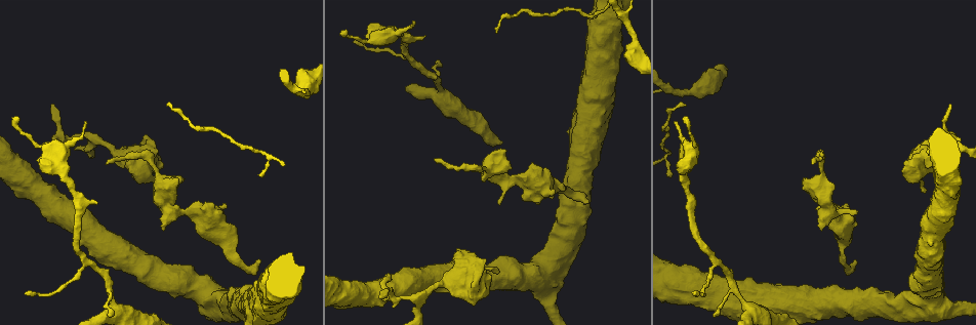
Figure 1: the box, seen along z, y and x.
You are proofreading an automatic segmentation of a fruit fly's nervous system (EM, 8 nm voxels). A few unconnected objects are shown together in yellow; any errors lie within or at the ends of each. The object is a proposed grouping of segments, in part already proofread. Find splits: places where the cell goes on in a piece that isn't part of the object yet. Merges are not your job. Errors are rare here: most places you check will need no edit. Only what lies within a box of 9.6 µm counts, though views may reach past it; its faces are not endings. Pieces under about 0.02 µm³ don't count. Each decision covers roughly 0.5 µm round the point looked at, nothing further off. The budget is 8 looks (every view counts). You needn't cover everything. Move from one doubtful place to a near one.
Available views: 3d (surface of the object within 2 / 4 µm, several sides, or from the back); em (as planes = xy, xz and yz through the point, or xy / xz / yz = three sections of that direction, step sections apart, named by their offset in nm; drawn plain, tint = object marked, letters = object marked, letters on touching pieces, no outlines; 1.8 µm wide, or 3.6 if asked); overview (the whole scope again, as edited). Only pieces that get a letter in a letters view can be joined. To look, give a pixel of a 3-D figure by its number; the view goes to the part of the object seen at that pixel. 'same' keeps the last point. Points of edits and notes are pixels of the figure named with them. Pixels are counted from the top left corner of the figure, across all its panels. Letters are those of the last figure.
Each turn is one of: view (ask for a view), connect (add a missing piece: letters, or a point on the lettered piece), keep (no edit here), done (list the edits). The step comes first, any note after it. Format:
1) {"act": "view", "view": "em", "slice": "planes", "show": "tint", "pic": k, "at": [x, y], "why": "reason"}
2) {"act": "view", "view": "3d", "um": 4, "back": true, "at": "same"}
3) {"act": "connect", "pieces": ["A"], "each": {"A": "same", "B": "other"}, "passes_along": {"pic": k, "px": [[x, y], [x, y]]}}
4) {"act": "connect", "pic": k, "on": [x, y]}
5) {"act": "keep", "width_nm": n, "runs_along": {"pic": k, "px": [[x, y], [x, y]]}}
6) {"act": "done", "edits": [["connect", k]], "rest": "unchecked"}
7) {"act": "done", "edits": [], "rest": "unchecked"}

{"act": "view", "view": "em", "slice": "yz", "step": 16, "show": "letters", "pic": 1, "at": [914, 183], "why": "an open end"}

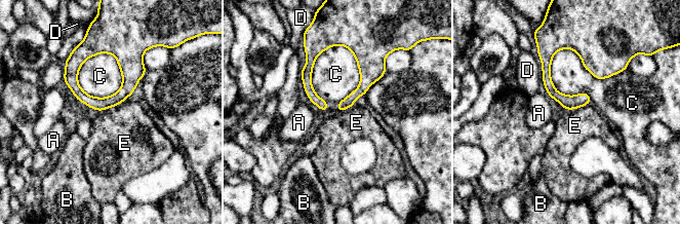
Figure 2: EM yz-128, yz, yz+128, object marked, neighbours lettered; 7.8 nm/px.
{"act": "keep", "longest_contact_nm": ["C", 600], "each": {"A": "other", "B": "other", "C": "other", "D": "other", "E": "other"}, "border": {"pic": 2, "px": [[125, 99], [116, 105], [98, 111]]}, "found": "no lettered piece goes on from it"}

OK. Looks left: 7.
{"act": "view", "view": "3d", "um": 4, "pic": 1, "at": [587, 202], "why": "an open end"}

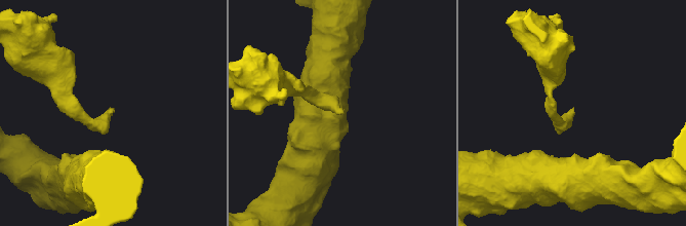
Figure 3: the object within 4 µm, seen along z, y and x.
{"act": "view", "view": "em", "slice": "xy", "step": 8, "show": "tint", "pic": 3, "at": [113, 109], "why": "shape alone is not enough"}

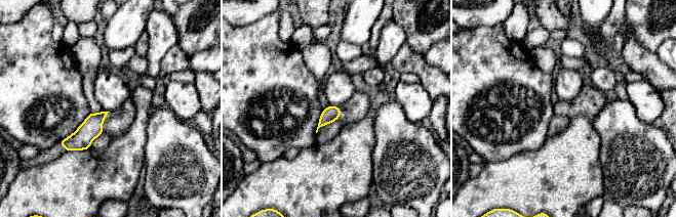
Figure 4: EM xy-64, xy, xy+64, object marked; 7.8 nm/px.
{"act": "view", "view": "em", "slice": "planes", "show": "letters", "at": "same", "why": "cut it another way"}

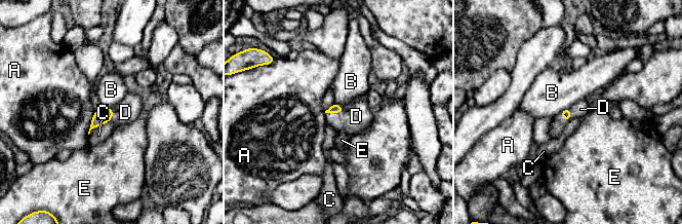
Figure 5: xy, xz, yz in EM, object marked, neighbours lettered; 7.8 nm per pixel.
{"act": "connect", "pieces": ["D"], "each": {"A": "other", "B": "other", "C": "other", "D": "same", "E": "other"}, "passes_along": {"pic": 5, "px": [[334, 108], [335, 112], [356, 116]]}, "found": "the cell continues"}

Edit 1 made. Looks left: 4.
{"act": "view", "view": "3d", "um": 2, "pic": 1, "at": [96, 201], "why": "branch stops here"}

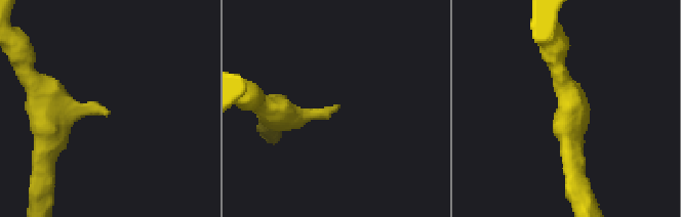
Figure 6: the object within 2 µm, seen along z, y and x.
{"act": "view", "view": "em", "slice": "planes", "show": "letters", "pic": 6, "at": [107, 114], "why": "need the tissue"}

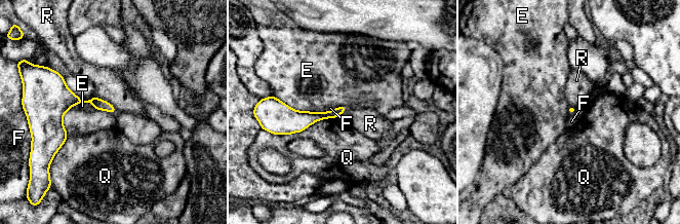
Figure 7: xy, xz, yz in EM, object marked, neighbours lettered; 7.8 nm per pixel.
{"act": "keep", "each": {"E": "other", "F": "other", "Q": "other", "R": "other"}, "runs_along": {"pic": 7, "px": [[281, 105], [292, 116], [343, 109]]}, "found": "none of them fits"}

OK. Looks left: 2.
{"act": "done", "edits": [["connect", 5]], "rest": "unchecked"}

